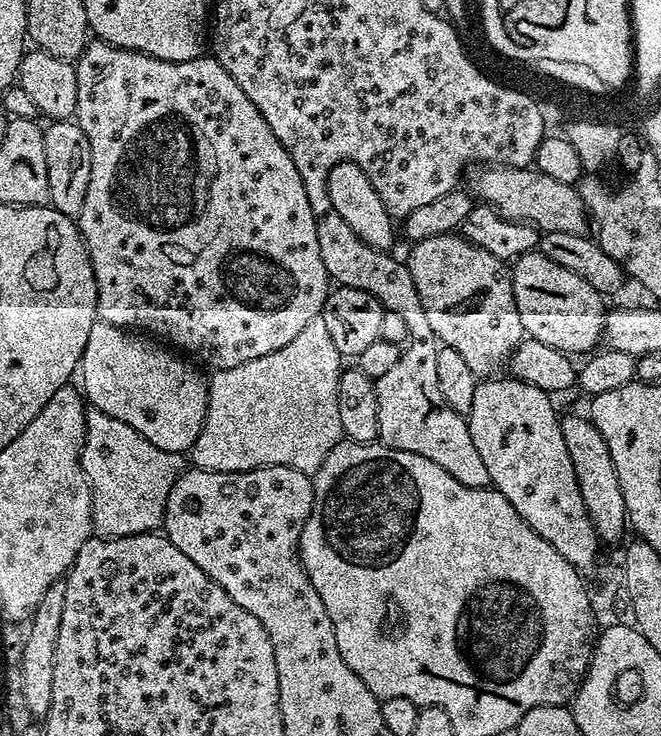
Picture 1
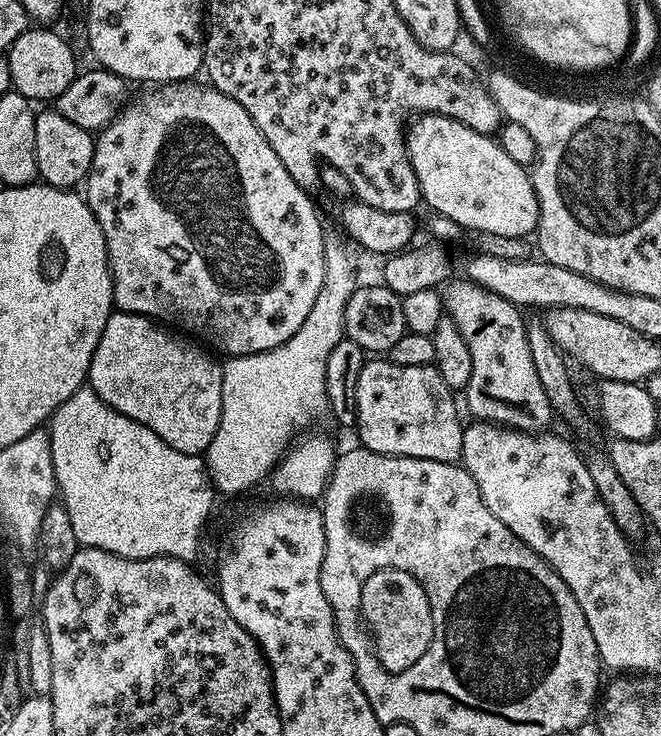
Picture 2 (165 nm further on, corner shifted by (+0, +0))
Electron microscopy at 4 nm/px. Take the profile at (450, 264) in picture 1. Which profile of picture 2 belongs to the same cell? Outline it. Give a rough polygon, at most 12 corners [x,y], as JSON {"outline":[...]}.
{"outline":[[469,280],[445,309],[470,349],[477,421],[540,434],[554,420],[526,320]]}

